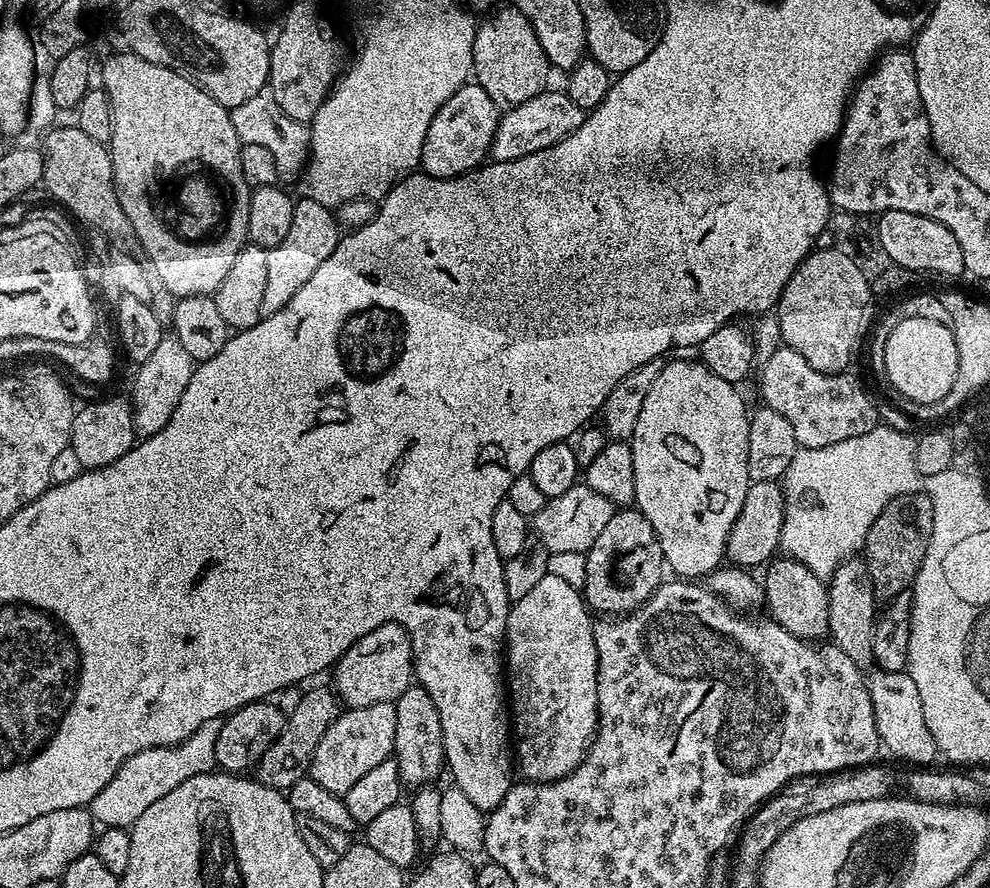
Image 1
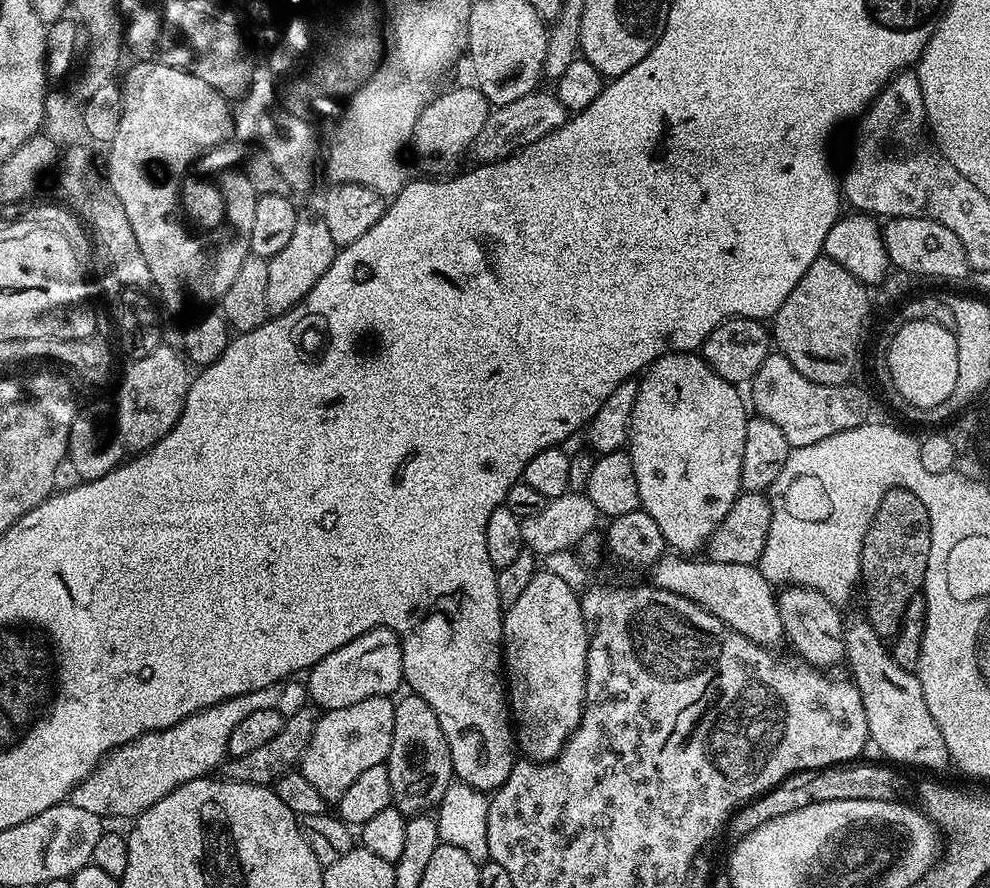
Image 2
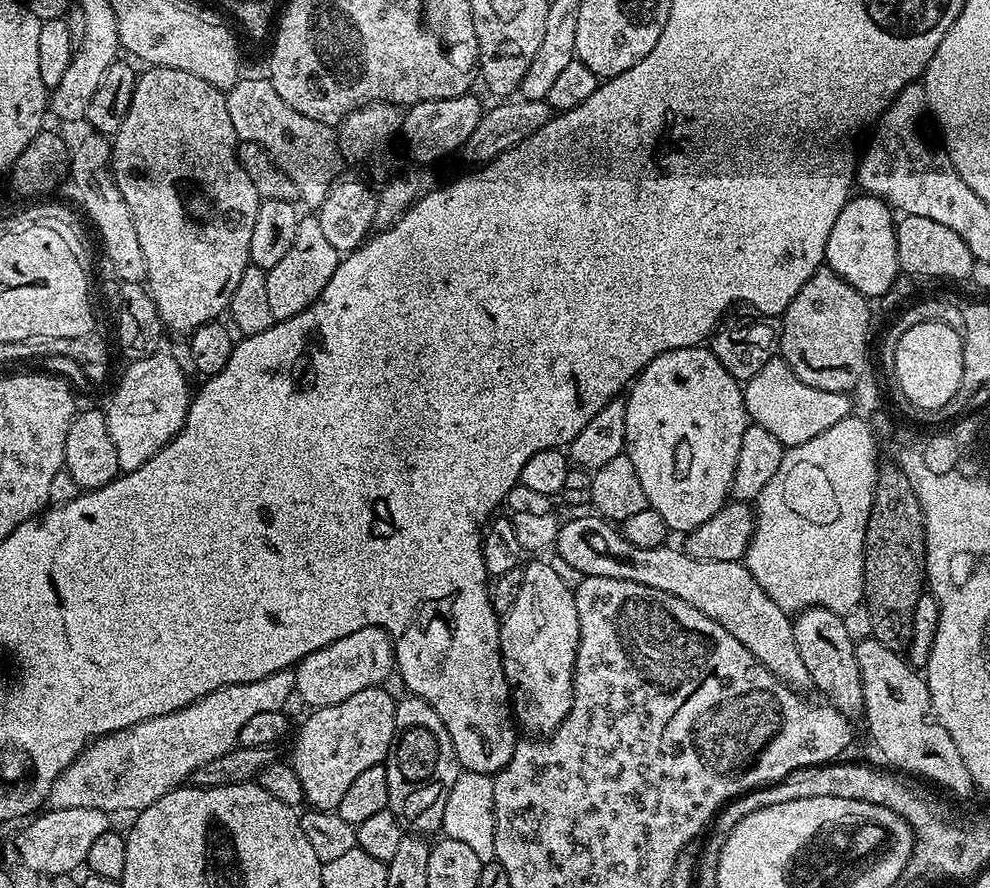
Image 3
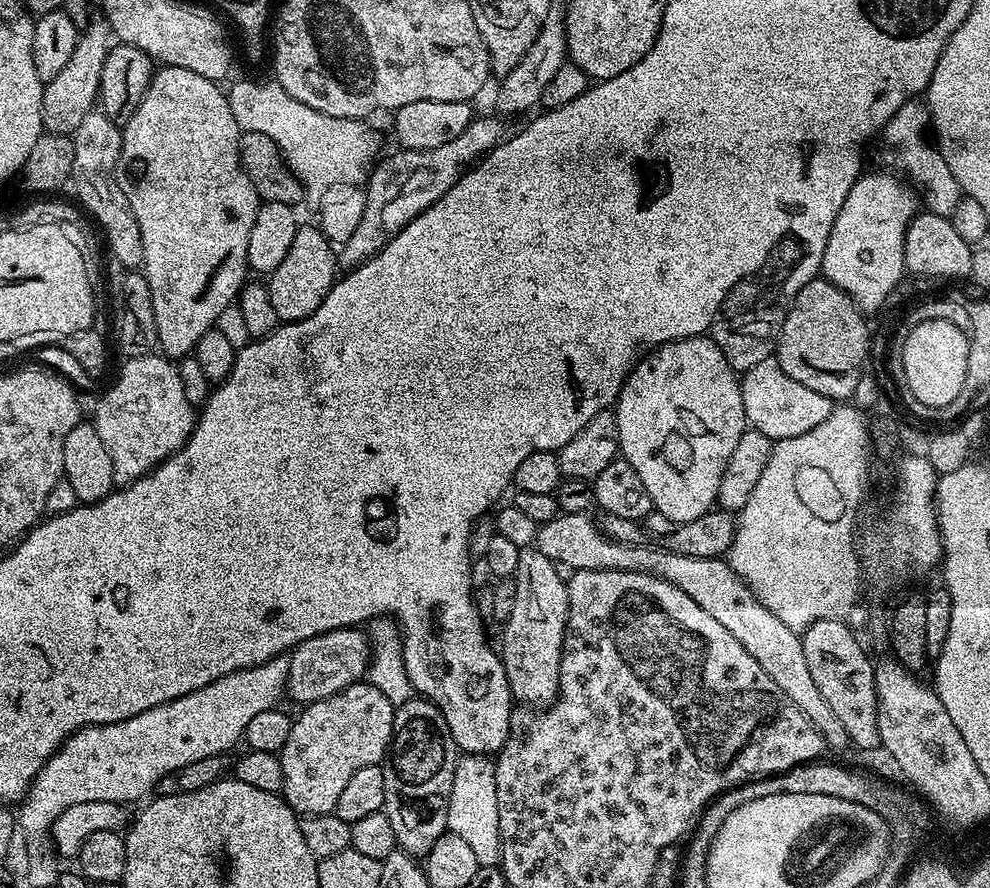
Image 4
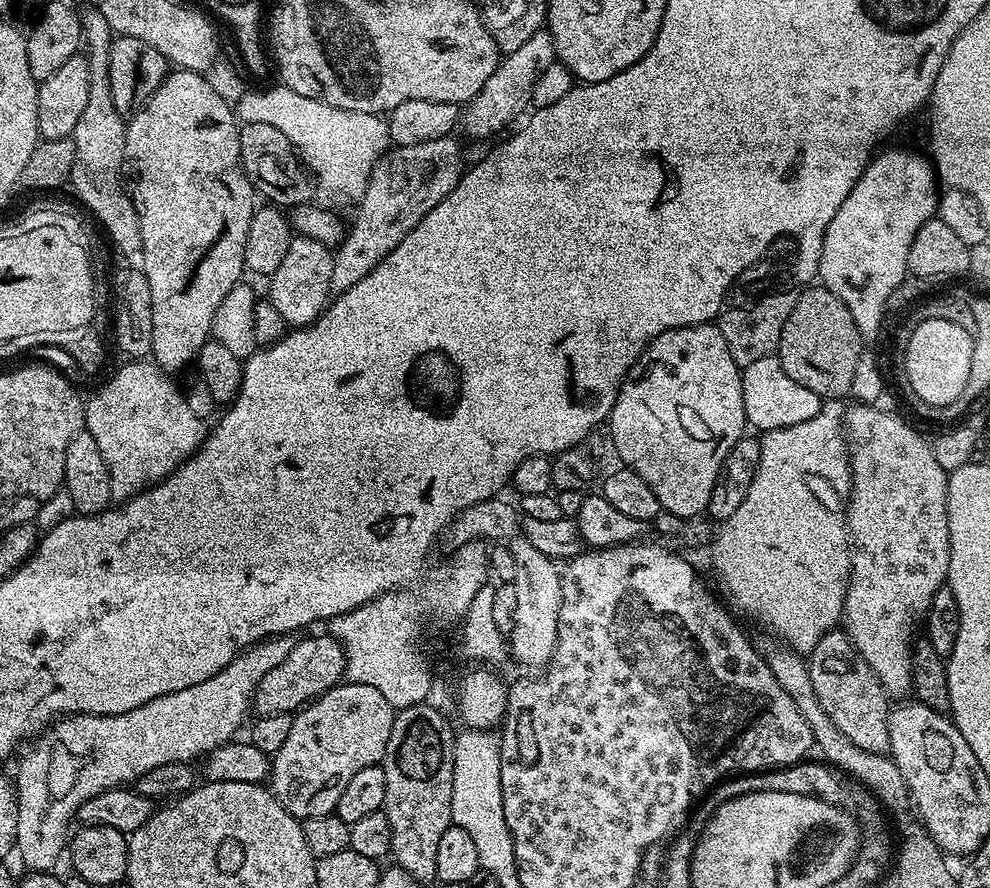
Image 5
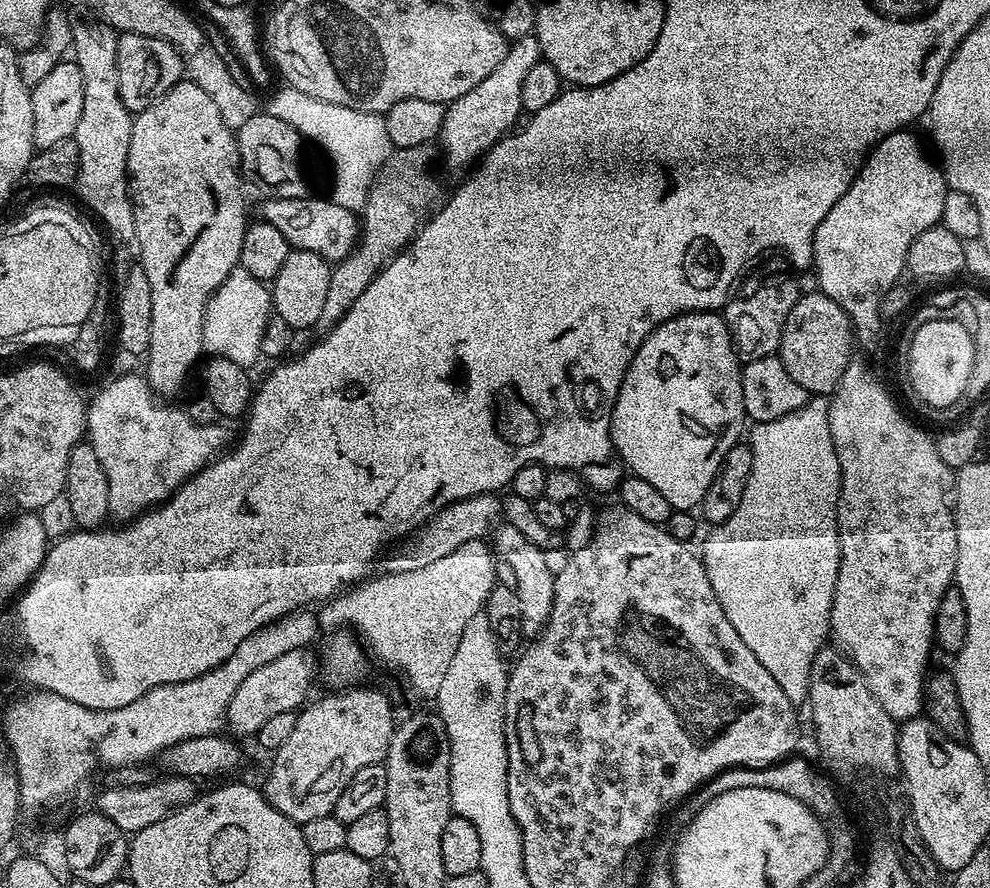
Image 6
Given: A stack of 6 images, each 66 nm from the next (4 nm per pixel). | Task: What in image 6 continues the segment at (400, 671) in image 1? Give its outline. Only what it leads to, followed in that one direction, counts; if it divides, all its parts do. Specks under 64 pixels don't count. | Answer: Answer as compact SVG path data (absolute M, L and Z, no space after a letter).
M307 647L290 650L290 654L282 654L282 658L274 658L274 662L266 662L266 666L254 670L244 679L242 686L230 698L226 728L233 737L255 737L258 730L269 718L287 712L296 712L309 699L308 691L312 688L312 679L318 676L318 660L308 653Z

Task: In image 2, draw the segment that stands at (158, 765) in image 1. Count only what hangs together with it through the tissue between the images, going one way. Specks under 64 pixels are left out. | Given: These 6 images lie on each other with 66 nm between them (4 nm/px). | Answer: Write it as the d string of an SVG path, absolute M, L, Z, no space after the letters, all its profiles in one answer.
M279 687L254 690L250 694L223 700L209 708L203 708L193 716L187 716L173 728L163 728L161 732L147 732L129 744L123 744L109 752L98 767L72 789L70 802L82 810L101 818L108 816L140 816L154 802L166 798L180 784L199 780L223 765L228 756L230 734L234 726L257 710L280 708Z

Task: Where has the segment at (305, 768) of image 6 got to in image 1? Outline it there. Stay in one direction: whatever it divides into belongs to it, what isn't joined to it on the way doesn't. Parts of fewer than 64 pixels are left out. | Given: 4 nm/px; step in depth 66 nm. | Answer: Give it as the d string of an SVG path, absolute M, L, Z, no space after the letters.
M378 702L365 708L348 708L322 734L322 742L318 742L318 750L314 750L310 778L318 782L318 786L330 790L334 794L344 796L354 782L359 782L366 775L366 770L378 766L378 762L389 759L393 755L395 703Z

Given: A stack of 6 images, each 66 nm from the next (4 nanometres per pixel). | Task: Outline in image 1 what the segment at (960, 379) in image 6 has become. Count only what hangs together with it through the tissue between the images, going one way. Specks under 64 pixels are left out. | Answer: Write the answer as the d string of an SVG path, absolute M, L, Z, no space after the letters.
M933 319L899 321L885 342L884 360L885 374L895 390L918 404L930 404L945 398L958 374L958 346L954 334L951 328Z

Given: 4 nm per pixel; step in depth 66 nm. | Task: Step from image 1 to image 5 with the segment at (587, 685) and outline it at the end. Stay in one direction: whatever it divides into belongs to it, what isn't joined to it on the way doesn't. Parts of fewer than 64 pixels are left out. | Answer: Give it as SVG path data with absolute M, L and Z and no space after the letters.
M516 538L510 544L517 574L514 581L518 594L518 606L514 606L514 622L510 626L510 635L506 643L511 659L517 660L524 668L540 670L547 665L556 645L558 626L558 606L562 606L561 569L557 561L541 554L535 546L530 546L523 538Z

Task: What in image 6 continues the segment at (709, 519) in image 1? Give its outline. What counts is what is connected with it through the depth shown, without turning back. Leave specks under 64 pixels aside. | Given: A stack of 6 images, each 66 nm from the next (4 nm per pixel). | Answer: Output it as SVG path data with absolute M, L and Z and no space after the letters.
M719 311L684 312L680 316L662 322L641 342L634 358L628 364L626 374L622 378L622 386L618 390L616 401L612 407L612 446L615 455L622 461L623 467L631 475L646 478L646 482L650 482L650 486L654 486L654 490L661 492L662 498L666 498L666 502L670 502L673 510L699 509L706 490L710 488L710 482L714 482L714 474L718 474L718 466L722 466L722 458L726 458L726 450L730 450L735 444L741 443L742 433L746 428L744 403L742 402L741 371L742 361L736 354L736 347L732 345L732 335Z

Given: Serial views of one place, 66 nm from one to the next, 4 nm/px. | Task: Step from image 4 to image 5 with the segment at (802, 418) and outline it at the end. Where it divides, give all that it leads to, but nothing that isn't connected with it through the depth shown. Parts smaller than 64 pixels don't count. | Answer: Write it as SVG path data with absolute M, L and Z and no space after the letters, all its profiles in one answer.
M773 354L766 358L758 358L758 362L750 362L740 374L742 378L742 406L744 418L749 425L760 428L761 433L778 430L786 426L798 426L798 422L806 422L818 414L822 403L814 390L806 390L799 382L794 382L786 370L782 370L779 355Z

